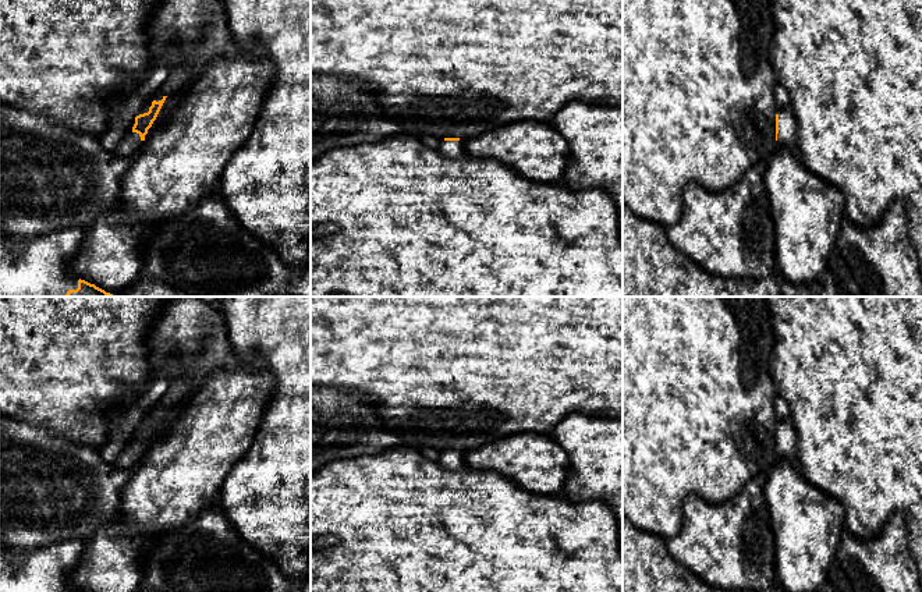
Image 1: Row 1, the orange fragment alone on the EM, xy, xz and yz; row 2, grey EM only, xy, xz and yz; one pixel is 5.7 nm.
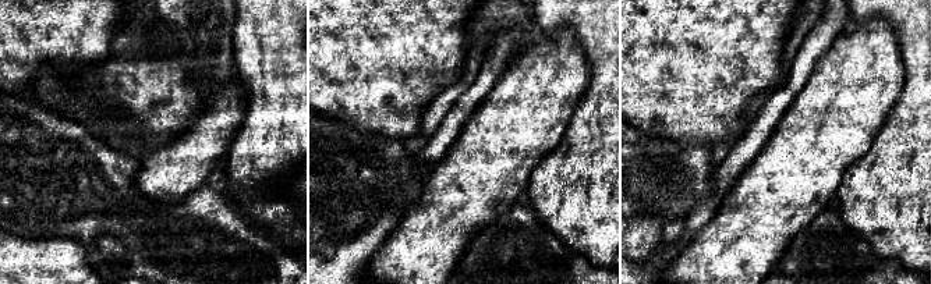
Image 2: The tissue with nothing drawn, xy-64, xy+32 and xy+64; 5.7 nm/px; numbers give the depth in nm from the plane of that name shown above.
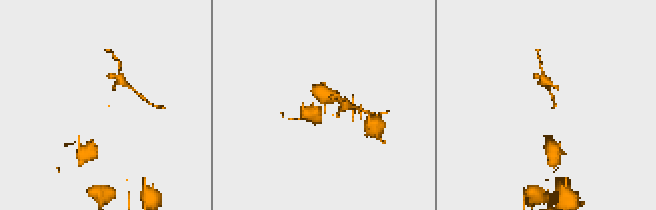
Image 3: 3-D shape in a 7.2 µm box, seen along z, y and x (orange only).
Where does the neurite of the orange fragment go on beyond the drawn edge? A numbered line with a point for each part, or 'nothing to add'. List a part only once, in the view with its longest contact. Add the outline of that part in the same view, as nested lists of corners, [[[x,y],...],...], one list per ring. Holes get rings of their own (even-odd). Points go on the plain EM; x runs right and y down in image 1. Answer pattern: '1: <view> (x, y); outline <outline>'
1: yz (787, 438); outline [[[791,416],[779,422],[777,458],[797,461],[797,433]]]

